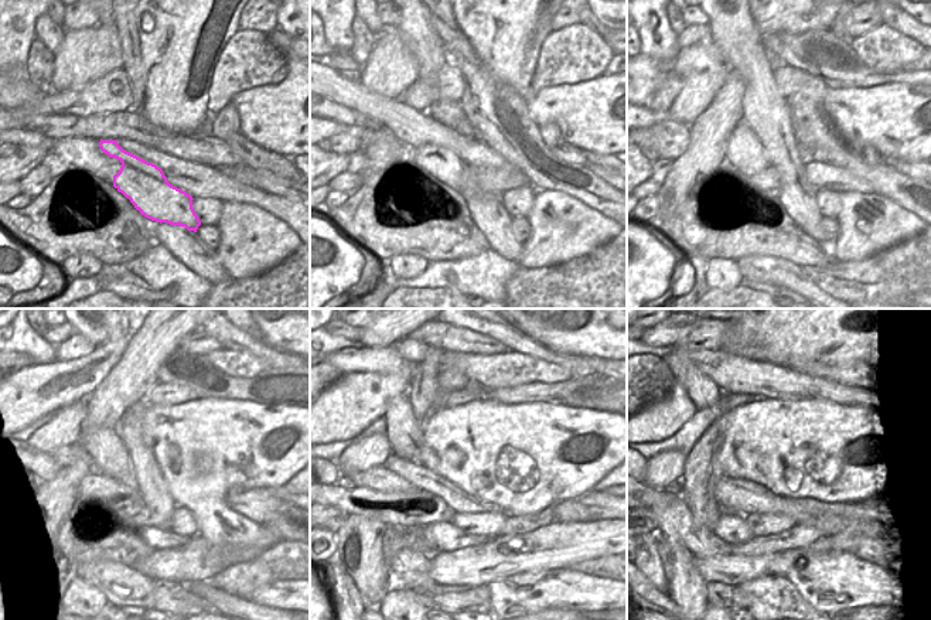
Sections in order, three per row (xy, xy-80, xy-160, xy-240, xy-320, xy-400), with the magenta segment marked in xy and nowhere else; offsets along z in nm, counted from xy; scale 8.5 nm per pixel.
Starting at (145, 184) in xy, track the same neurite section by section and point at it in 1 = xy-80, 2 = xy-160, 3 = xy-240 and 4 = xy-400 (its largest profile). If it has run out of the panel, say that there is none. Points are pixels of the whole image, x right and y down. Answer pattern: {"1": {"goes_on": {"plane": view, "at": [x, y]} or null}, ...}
{"1": {"goes_on": {"plane": "xy-80", "at": [440, 163]}}, "2": {"goes_on": {"plane": "xy-160", "at": [744, 152]}}, "3": {"goes_on": {"plane": "xy-240", "at": [106, 450]}}, "4": {"goes_on": {"plane": "xy-400", "at": [702, 389]}}}

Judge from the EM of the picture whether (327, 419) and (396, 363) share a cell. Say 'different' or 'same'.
different

